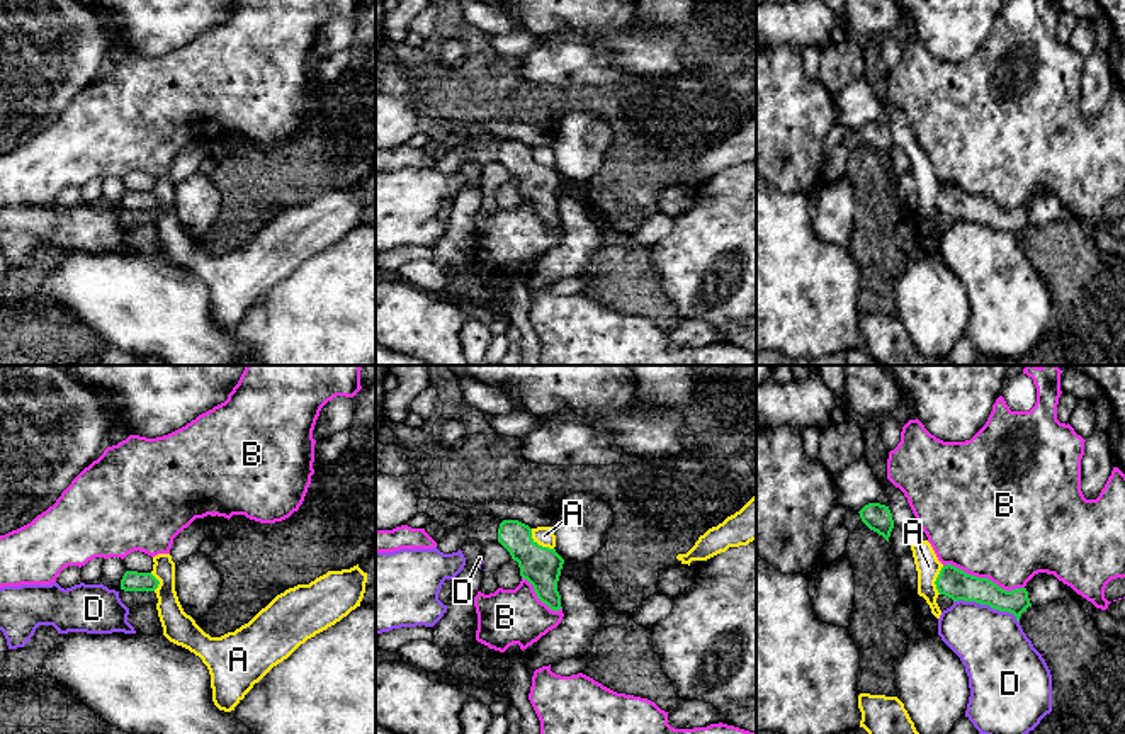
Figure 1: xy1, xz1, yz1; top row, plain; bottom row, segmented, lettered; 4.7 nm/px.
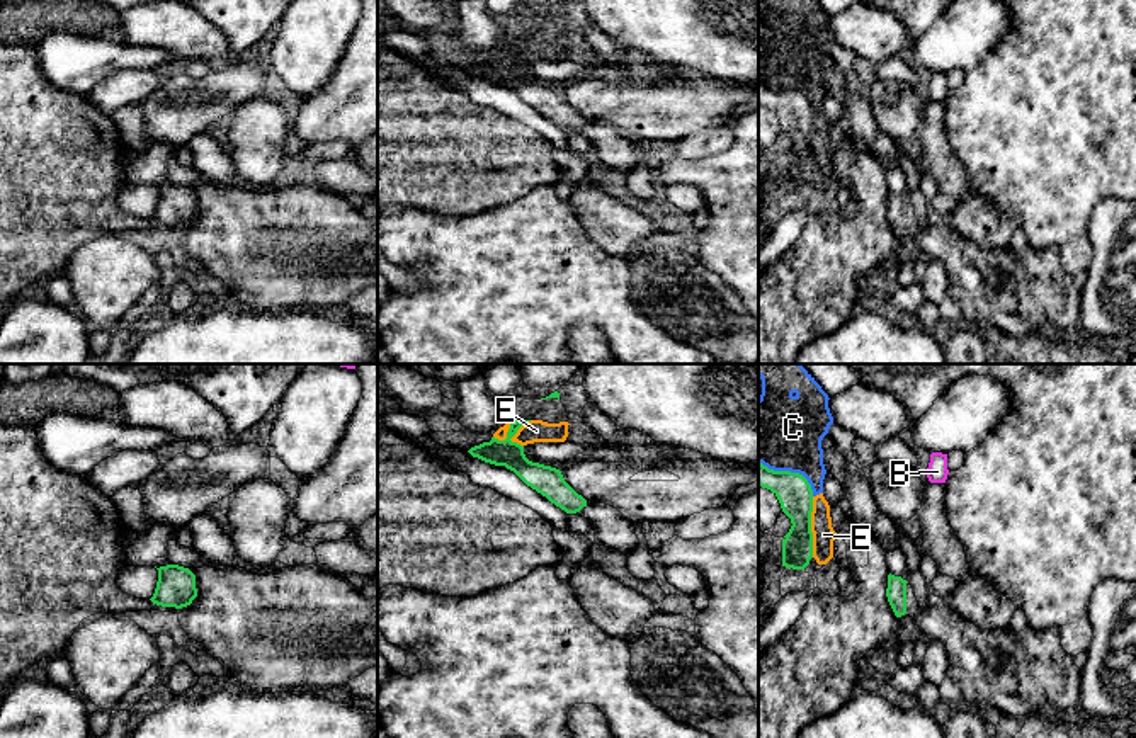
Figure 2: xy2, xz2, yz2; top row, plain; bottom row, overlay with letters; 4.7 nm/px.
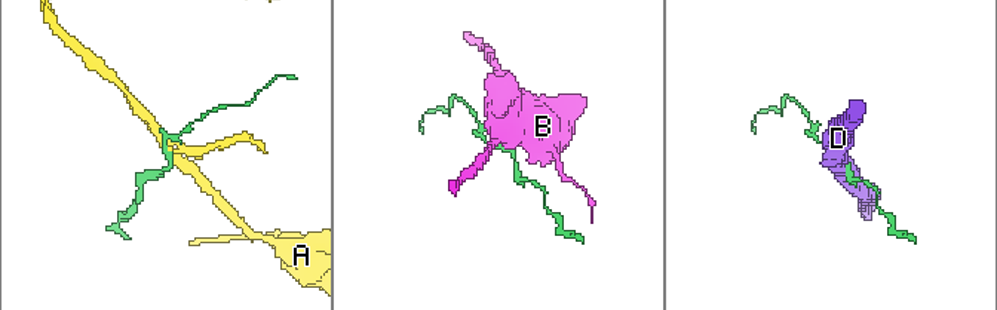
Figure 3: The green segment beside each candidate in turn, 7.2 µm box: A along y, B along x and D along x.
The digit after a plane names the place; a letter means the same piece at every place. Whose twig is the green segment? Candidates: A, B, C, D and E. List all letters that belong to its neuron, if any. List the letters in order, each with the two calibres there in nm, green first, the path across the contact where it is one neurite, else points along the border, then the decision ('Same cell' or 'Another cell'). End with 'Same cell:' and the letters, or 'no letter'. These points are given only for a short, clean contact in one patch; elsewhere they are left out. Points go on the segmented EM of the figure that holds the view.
A: Thickness 190 nm (green) against 100 nm. Boundary: xz1 (531, 529), (531, 536), (539, 544), (553, 549). Another cell
B: Thickness 140 nm (green) against 500 nm. Another cell
C: Thickness 170 nm (green) against 360 nm. Another cell
D: Thickness 140 nm (green) against 320 nm. Another cell
E: Thickness 130 nm (green) against 110 nm. Another cell
Same cell: no letter

